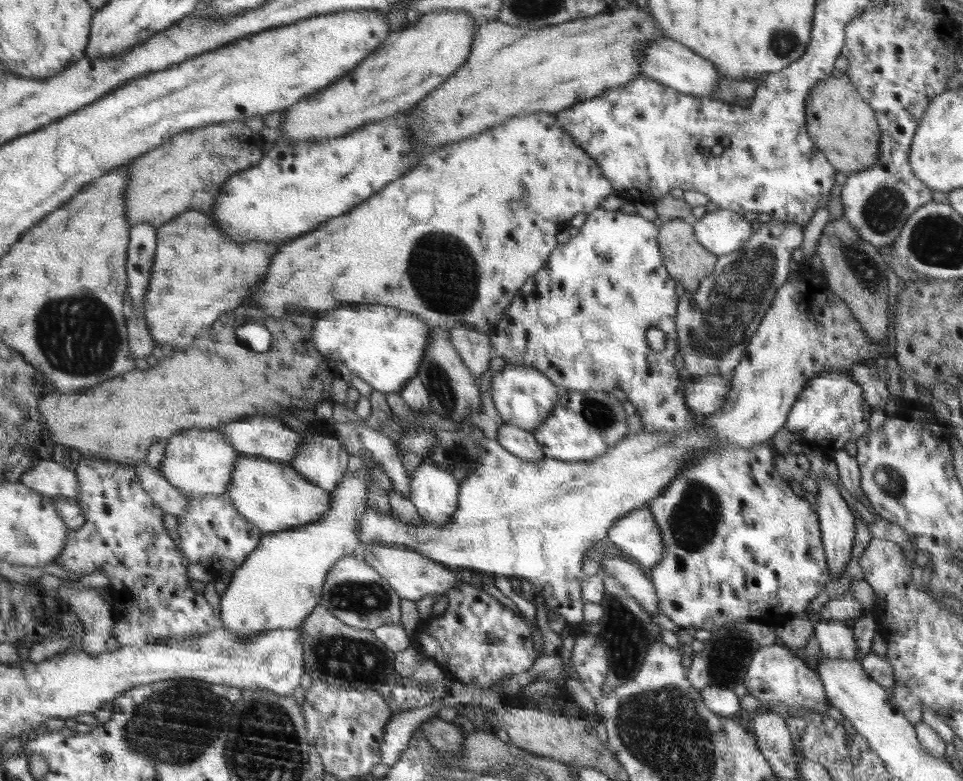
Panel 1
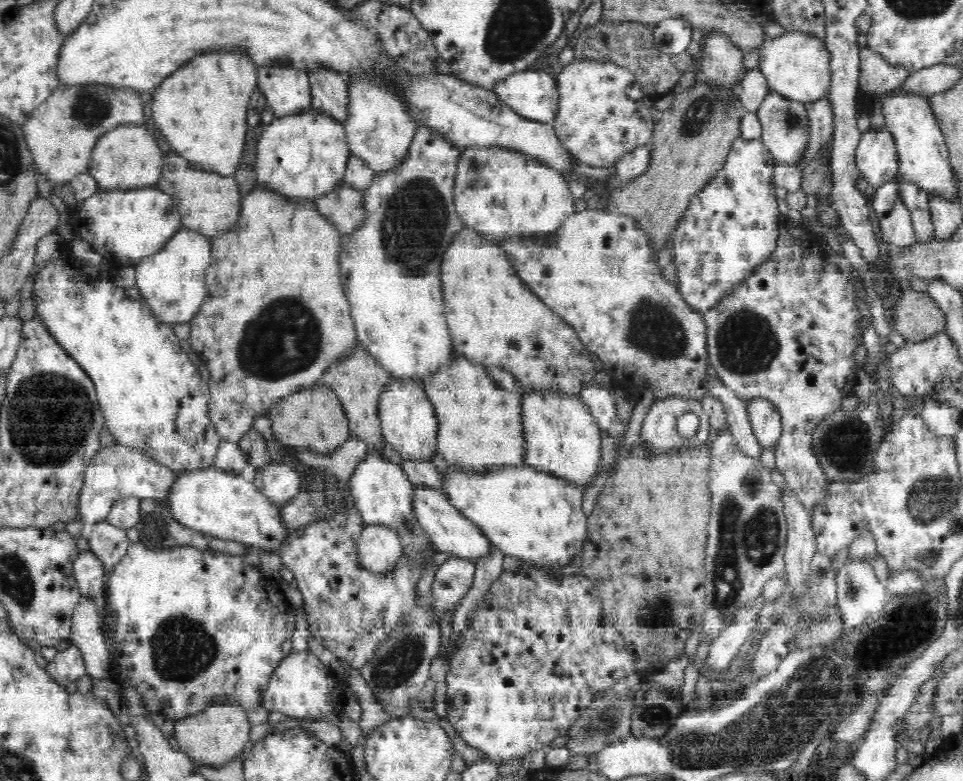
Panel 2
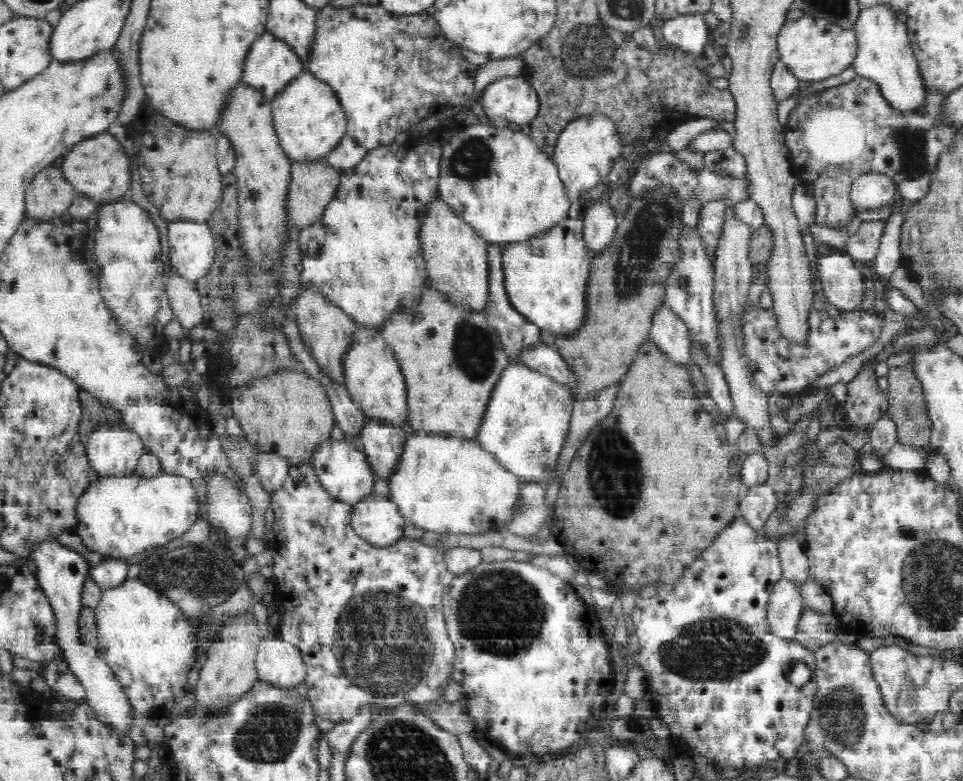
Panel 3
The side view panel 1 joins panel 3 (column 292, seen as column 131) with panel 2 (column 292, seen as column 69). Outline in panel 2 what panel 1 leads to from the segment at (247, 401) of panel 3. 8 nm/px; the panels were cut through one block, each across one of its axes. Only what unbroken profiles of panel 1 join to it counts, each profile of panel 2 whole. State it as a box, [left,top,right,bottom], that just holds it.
[270,383,351,453]

